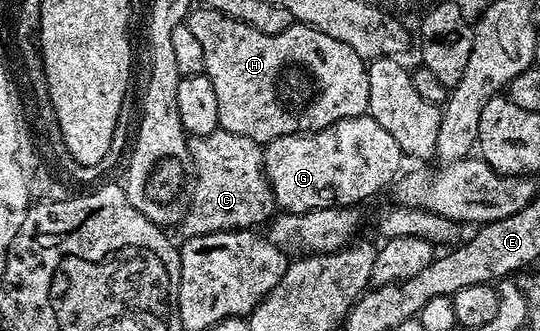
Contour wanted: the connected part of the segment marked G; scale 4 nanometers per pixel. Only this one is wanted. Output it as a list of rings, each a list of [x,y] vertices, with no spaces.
[[[367,115],[339,121],[316,133],[279,137],[267,142],[263,151],[268,186],[274,191],[277,206],[290,213],[356,207],[359,201],[391,186],[401,172],[402,154],[394,135]]]

